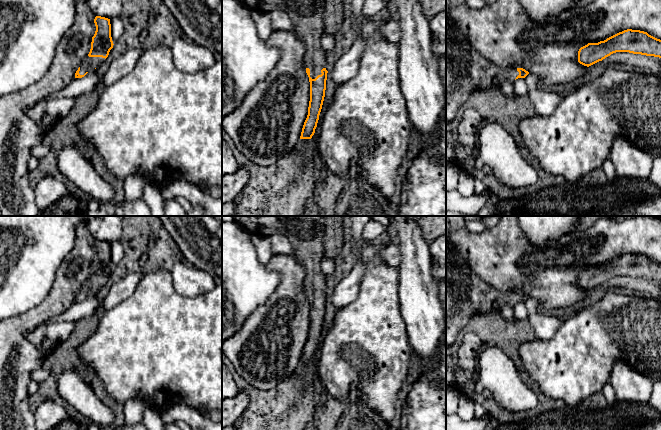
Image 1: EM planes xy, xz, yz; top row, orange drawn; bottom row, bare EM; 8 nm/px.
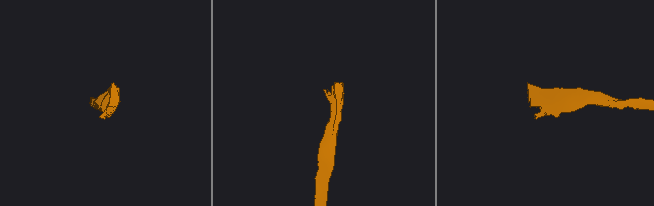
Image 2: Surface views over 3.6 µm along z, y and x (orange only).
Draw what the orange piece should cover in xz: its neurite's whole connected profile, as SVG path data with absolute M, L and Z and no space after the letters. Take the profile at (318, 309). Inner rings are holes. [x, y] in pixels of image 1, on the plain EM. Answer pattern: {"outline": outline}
{"outline": "M233 216L234 222L245 228L250 234L271 237L274 234L285 235L291 245L293 255L306 269L304 287L310 306L310 325L308 339L304 346L300 363L311 363L315 357L319 339L322 333L327 297L326 276L321 272L320 264L324 259L324 216Z"}

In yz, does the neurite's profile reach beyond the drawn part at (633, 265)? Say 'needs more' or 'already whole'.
already whole

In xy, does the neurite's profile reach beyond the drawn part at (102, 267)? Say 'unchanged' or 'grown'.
grown

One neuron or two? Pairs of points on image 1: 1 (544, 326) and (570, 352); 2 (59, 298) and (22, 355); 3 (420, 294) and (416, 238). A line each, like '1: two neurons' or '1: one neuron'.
1: two neurons
2: one neuron
3: one neuron

